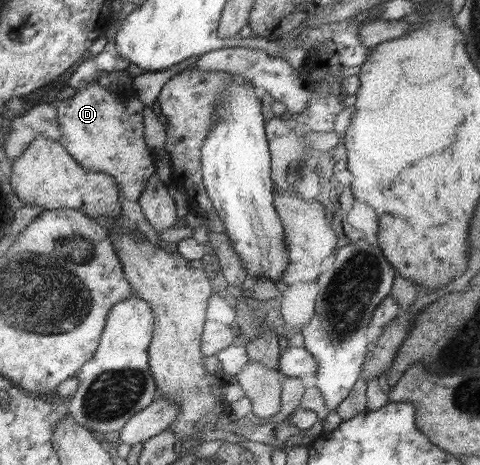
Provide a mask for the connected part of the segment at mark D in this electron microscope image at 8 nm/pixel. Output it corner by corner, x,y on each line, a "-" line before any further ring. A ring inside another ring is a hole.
92,82
76,94
57,102
57,119
62,147
87,171
104,172
114,177
119,191
130,201
138,201
148,180
156,172
155,158
144,138
140,101
131,96
118,97
106,86

